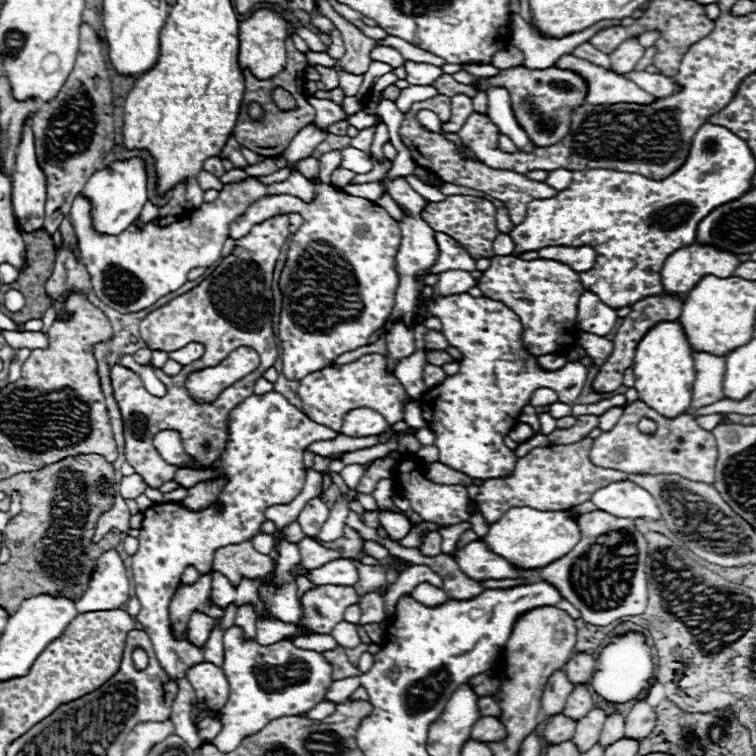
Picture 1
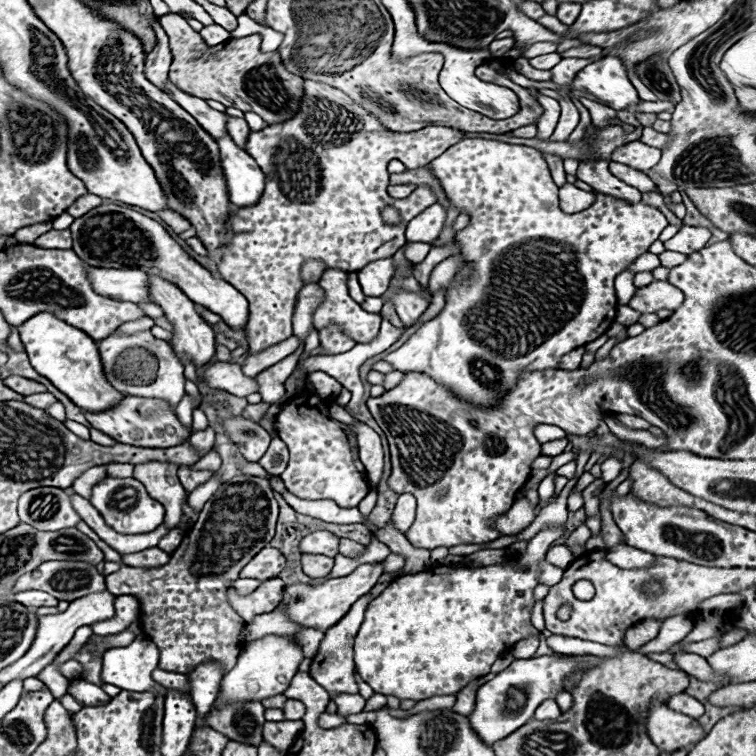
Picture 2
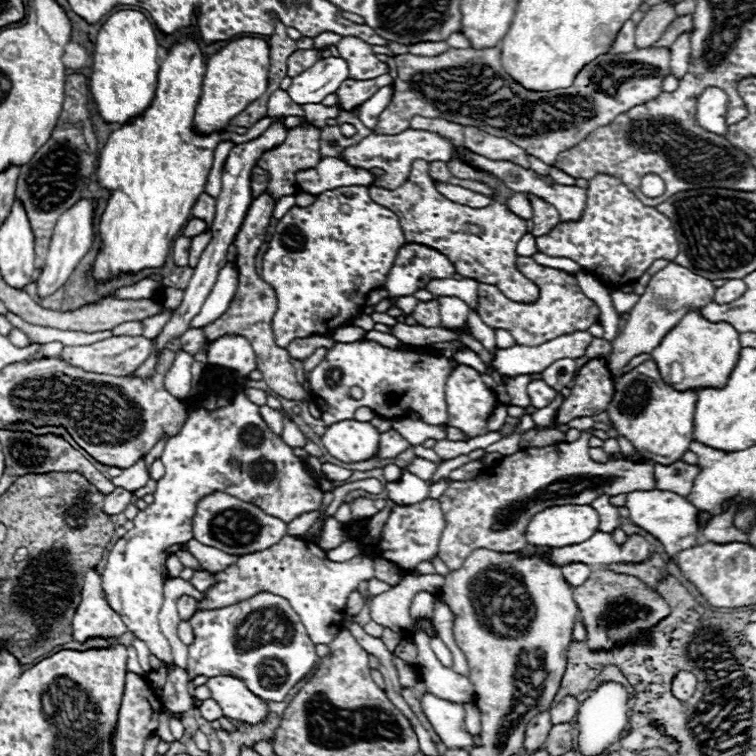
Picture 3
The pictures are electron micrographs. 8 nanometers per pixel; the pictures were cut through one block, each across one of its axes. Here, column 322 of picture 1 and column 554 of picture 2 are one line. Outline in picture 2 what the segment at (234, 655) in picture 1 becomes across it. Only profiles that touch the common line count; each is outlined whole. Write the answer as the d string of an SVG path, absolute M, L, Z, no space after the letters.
M540 656L540 658L526 658L514 660L506 670L502 670L494 680L486 682L478 688L476 706L472 714L468 714L468 722L472 730L488 744L494 746L500 738L512 734L520 726L524 726L532 716L534 710L544 700L554 700L554 696L564 690L562 680L572 676L578 670L578 656L560 660L556 656Z

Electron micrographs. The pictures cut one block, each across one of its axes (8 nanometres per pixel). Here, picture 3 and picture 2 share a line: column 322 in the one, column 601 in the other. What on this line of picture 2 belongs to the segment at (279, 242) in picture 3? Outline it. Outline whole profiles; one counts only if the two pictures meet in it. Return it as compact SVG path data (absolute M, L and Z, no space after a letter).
M466 138L466 140L450 146L442 156L434 158L430 162L430 166L432 166L432 174L440 180L440 186L444 188L446 198L450 200L450 204L454 208L458 208L460 212L466 212L470 216L468 226L462 228L460 232L456 232L456 244L460 244L460 254L464 256L466 264L470 266L472 272L470 272L468 280L462 280L462 282L452 280L452 282L448 282L444 286L446 304L442 308L442 312L434 320L422 324L416 330L416 334L412 334L402 348L390 352L384 360L388 364L392 364L400 372L426 372L438 384L446 386L450 392L454 392L462 400L468 400L468 402L474 402L474 404L492 404L494 398L500 398L500 396L504 396L508 392L508 386L516 384L518 376L524 370L558 368L558 362L560 362L560 358L564 354L568 354L570 350L576 350L576 348L600 338L610 328L610 324L614 322L614 316L616 316L616 308L618 308L616 294L614 294L616 276L620 272L624 272L638 256L648 252L648 248L660 238L660 234L668 226L668 222L666 222L664 214L654 206L648 206L644 202L630 204L630 202L624 202L620 198L612 198L612 196L602 194L602 192L594 192L596 194L596 202L590 208L586 208L582 212L576 212L576 214L562 212L559 206L558 194L556 194L558 188L550 178L550 172L548 172L548 166L546 166L542 154L538 150L534 150L534 148L528 148L528 146L504 144L504 142L482 140L482 138Z

